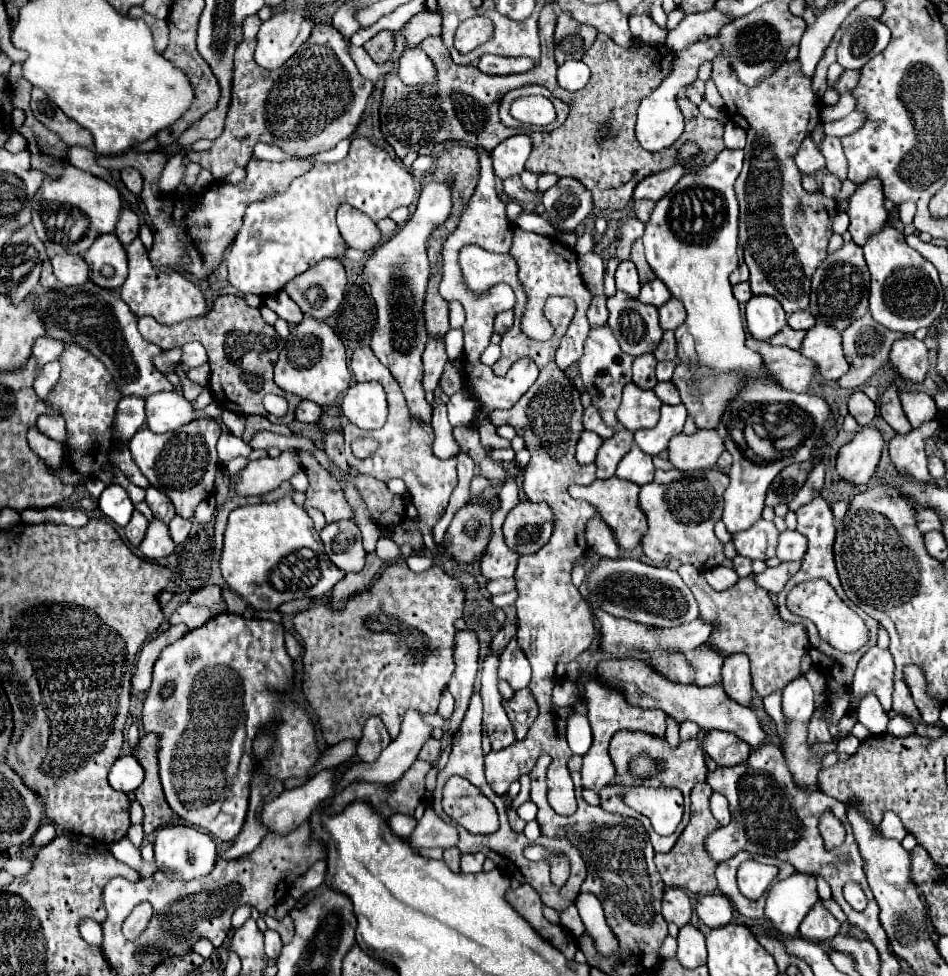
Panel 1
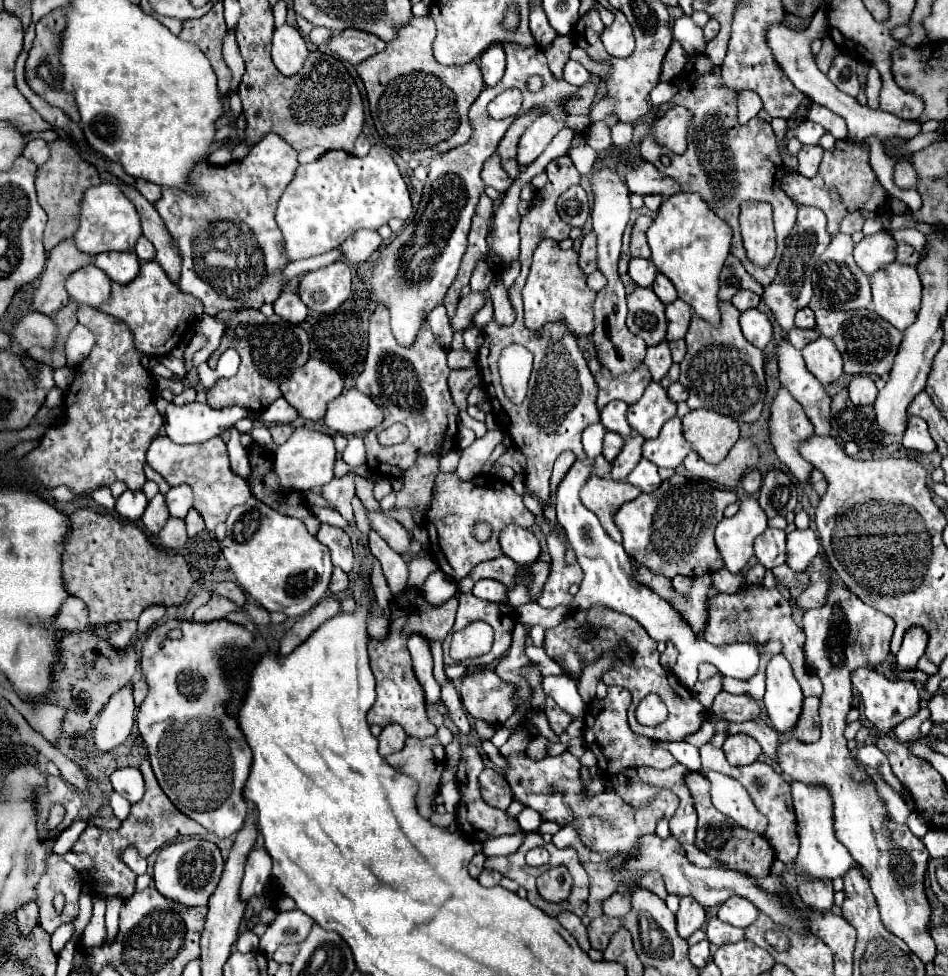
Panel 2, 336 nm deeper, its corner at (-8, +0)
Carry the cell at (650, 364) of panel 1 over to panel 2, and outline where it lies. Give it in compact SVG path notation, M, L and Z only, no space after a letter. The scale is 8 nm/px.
M662 341L662 343L654 345L654 347L648 347L644 363L646 363L648 369L650 369L652 379L654 379L654 381L660 381L660 379L668 373L670 365L672 365L672 357L670 357L670 349L668 349L668 341Z

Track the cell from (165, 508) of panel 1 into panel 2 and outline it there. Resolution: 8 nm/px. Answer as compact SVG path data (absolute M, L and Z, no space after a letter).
M188 485L172 487L164 497L166 497L166 505L168 505L172 517L180 517L180 519L184 519L186 513L192 509L194 495L192 495L192 489L190 489Z

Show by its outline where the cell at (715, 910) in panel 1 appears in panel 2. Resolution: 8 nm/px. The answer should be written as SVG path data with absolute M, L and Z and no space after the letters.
M730 897L728 901L724 901L720 907L718 907L718 919L724 921L724 923L730 923L734 927L740 927L740 929L746 929L748 925L752 925L758 917L758 909L744 897Z

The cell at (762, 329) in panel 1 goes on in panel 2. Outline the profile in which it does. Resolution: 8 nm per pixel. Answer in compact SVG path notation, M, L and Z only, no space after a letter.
M748 309L740 315L740 329L742 335L756 345L758 349L764 349L772 341L772 323L766 313L760 309Z

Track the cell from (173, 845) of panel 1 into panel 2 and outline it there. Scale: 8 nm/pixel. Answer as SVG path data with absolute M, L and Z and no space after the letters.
M190 837L162 847L154 865L154 883L160 895L164 895L166 899L172 899L186 907L202 907L218 887L222 869L224 859L220 855L220 849L206 839Z

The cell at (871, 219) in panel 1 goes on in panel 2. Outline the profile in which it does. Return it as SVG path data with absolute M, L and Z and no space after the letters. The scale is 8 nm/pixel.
M888 231L868 235L854 247L854 261L868 277L872 277L878 269L886 267L894 259L896 259L896 241L890 237Z

